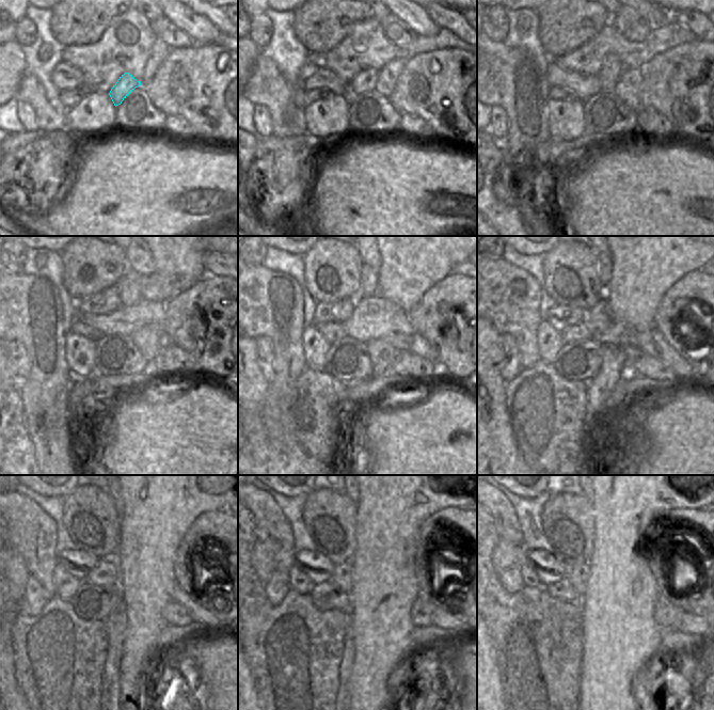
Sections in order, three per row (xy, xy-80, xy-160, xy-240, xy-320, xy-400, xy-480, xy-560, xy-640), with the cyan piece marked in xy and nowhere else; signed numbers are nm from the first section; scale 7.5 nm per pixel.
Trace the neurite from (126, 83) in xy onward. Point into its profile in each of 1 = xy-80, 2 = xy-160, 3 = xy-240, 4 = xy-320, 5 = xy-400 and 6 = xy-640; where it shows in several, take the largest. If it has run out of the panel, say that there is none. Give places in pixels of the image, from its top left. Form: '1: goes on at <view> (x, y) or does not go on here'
1: goes on at xy-80 (365, 81)
2: goes on at xy-160 (612, 68)
3: goes on at xy-240 (129, 294)
4: goes on at xy-320 (369, 269)
5: goes on at xy-400 (604, 263)
6: goes on at xy-640 (589, 496)

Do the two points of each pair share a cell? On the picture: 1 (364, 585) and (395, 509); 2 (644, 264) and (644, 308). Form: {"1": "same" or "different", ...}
{"1": "same", "2": "same"}

